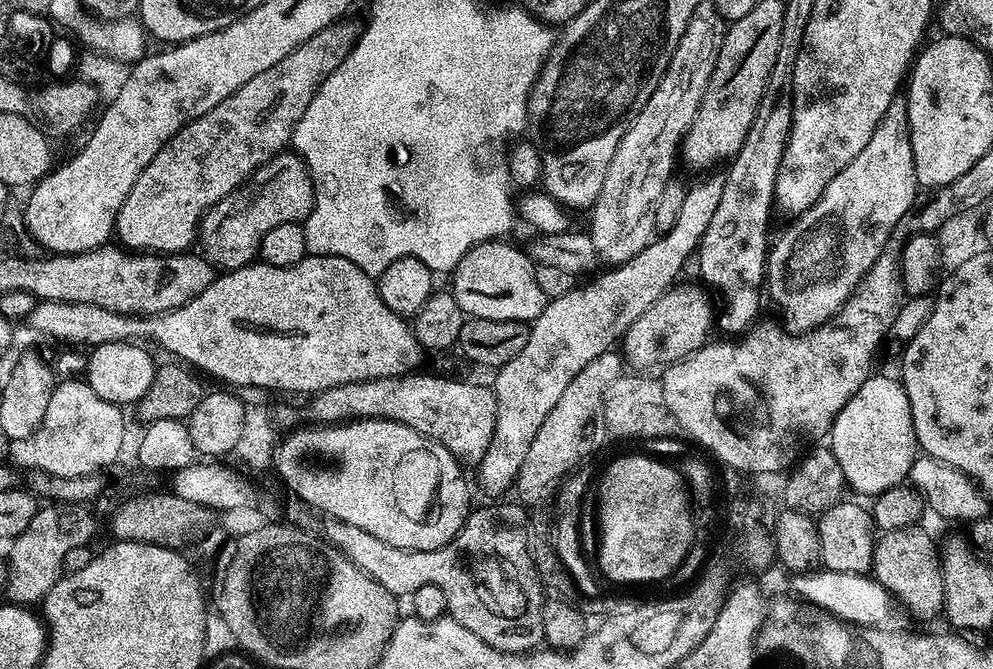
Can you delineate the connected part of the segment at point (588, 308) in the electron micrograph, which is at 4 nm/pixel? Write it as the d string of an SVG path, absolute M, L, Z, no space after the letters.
M716 178L716 180L704 180L693 188L689 187L684 193L684 205L678 214L678 222L674 222L671 230L657 235L651 244L646 245L638 254L634 254L634 258L630 258L625 264L617 264L604 270L608 272L602 273L597 280L592 280L589 284L581 283L572 288L570 294L562 294L562 298L548 300L542 314L531 321L526 346L522 346L522 350L518 350L518 354L514 354L510 362L500 365L495 373L496 381L491 381L490 384L496 394L496 425L490 444L486 446L486 452L482 454L475 469L476 476L480 479L480 488L488 498L503 497L500 495L507 488L509 491L515 485L518 466L522 466L522 461L526 458L526 450L530 450L530 442L534 442L534 434L538 434L542 422L546 422L546 414L554 410L554 402L562 398L562 393L566 390L566 386L570 386L573 378L582 374L582 370L586 370L586 366L590 366L594 358L609 351L617 342L623 341L630 326L641 318L665 291L681 279L679 276L684 268L684 262L691 252L693 255L699 249L702 234L706 234L706 226L710 226L710 218L714 218L714 210L718 210L718 202L722 202L723 185L723 179Z

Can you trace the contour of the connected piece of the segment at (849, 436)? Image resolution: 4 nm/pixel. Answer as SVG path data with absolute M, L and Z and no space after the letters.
M879 374L869 376L858 394L842 406L838 418L832 423L830 449L841 467L845 485L867 498L878 497L886 490L905 483L912 464L917 460L918 445L903 383Z

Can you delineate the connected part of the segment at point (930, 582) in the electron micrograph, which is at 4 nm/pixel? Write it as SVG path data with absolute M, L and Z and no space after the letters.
M923 525L899 527L898 530L881 533L875 546L872 574L914 617L932 620L941 615L945 598L944 570L938 544Z

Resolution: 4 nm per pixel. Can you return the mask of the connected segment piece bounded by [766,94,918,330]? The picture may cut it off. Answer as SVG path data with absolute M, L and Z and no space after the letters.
M896 95L874 138L862 154L826 186L826 190L780 237L775 237L766 265L766 292L788 312L793 329L815 330L831 321L843 308L857 282L874 266L892 239L896 223L917 203L918 185L908 129L908 102Z

